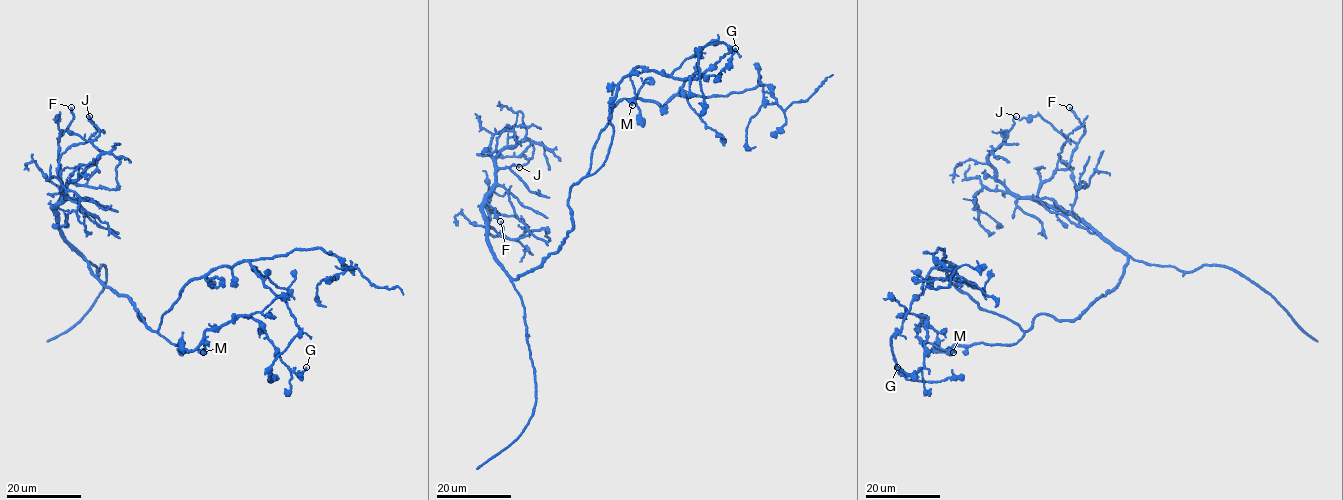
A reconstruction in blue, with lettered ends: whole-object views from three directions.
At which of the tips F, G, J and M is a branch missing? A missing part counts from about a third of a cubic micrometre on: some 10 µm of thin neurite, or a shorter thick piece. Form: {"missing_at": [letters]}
{"missing_at": []}

